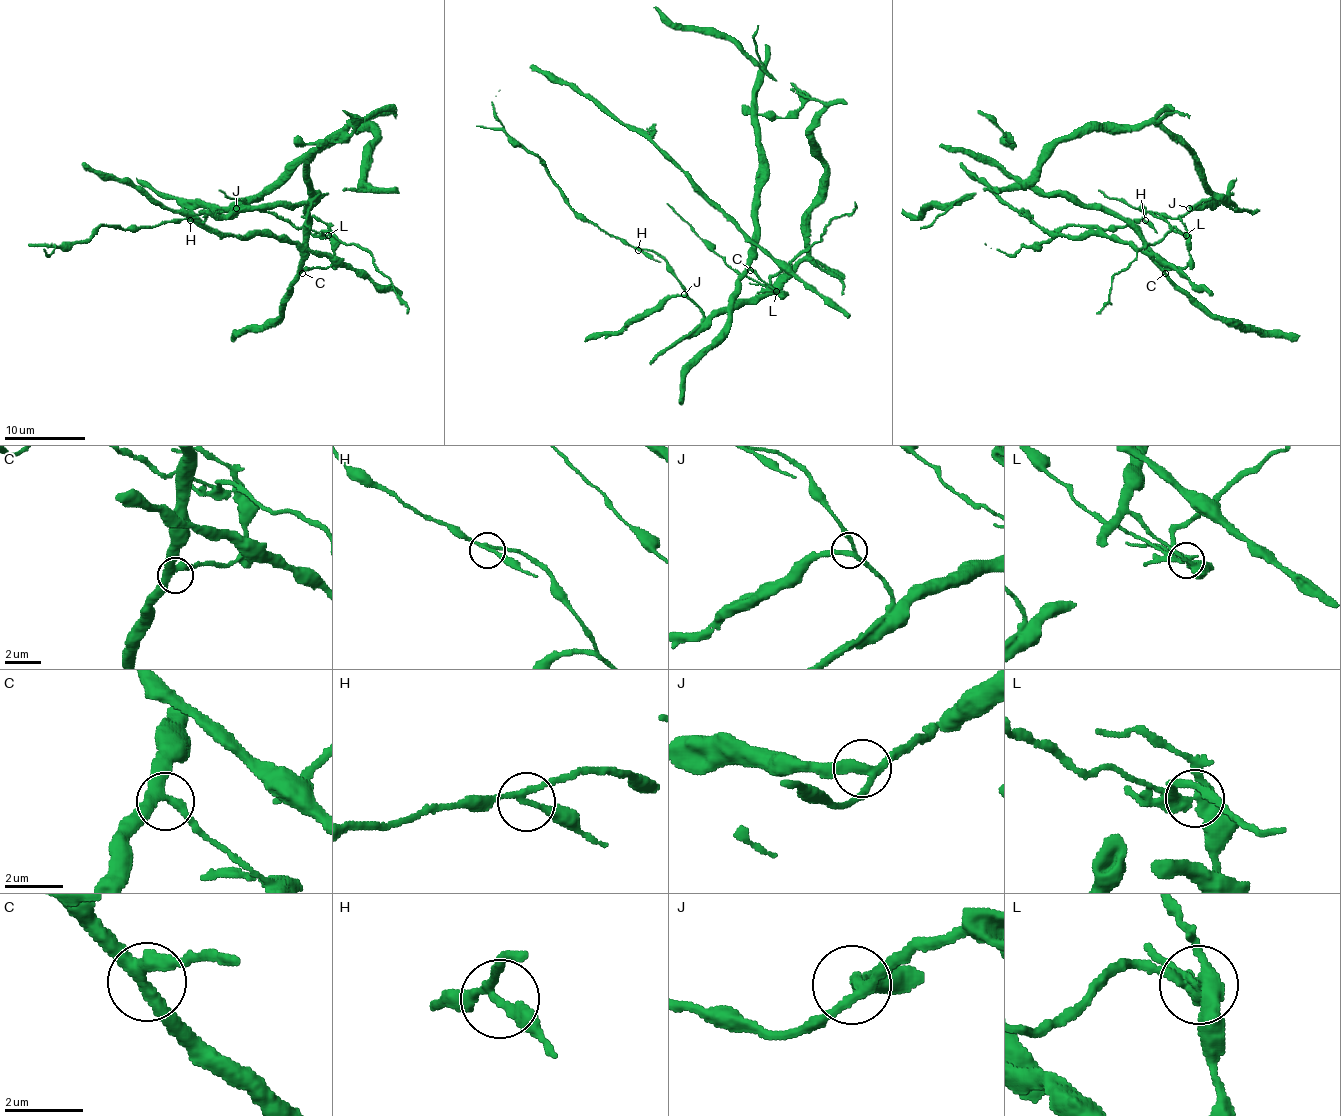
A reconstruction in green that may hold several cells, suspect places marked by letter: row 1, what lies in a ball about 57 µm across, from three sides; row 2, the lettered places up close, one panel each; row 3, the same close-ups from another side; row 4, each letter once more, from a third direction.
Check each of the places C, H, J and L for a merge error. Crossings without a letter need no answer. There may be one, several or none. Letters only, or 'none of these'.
L

